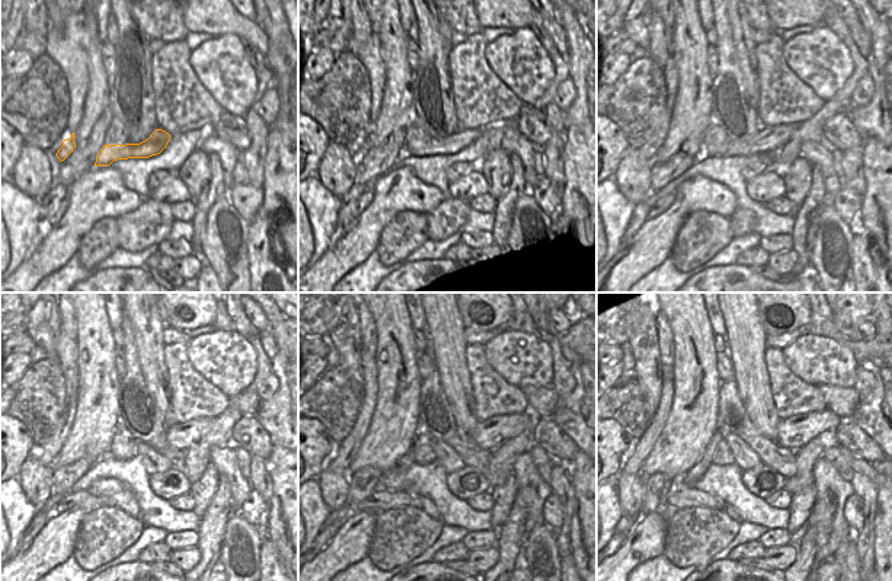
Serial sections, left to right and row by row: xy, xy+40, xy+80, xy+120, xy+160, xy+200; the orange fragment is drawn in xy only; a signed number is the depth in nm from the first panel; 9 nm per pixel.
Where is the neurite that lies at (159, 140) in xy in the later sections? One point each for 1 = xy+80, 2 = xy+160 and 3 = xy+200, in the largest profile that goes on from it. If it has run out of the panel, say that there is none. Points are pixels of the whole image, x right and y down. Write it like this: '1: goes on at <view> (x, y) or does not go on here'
1: goes on at xy+80 (766, 140)
2: goes on at xy+160 (491, 434)
3: goes on at xy+200 (794, 432)

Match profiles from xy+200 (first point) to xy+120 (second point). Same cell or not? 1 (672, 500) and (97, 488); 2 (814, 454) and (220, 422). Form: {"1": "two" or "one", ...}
{"1": "two", "2": "one"}

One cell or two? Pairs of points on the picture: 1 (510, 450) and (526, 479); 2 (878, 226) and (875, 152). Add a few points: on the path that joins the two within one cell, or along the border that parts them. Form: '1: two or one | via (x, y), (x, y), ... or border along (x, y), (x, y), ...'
1: two | border along (526, 451), (515, 459), (513, 471)
2: one | via (878, 208), (872, 198), (875, 193), (875, 170)

